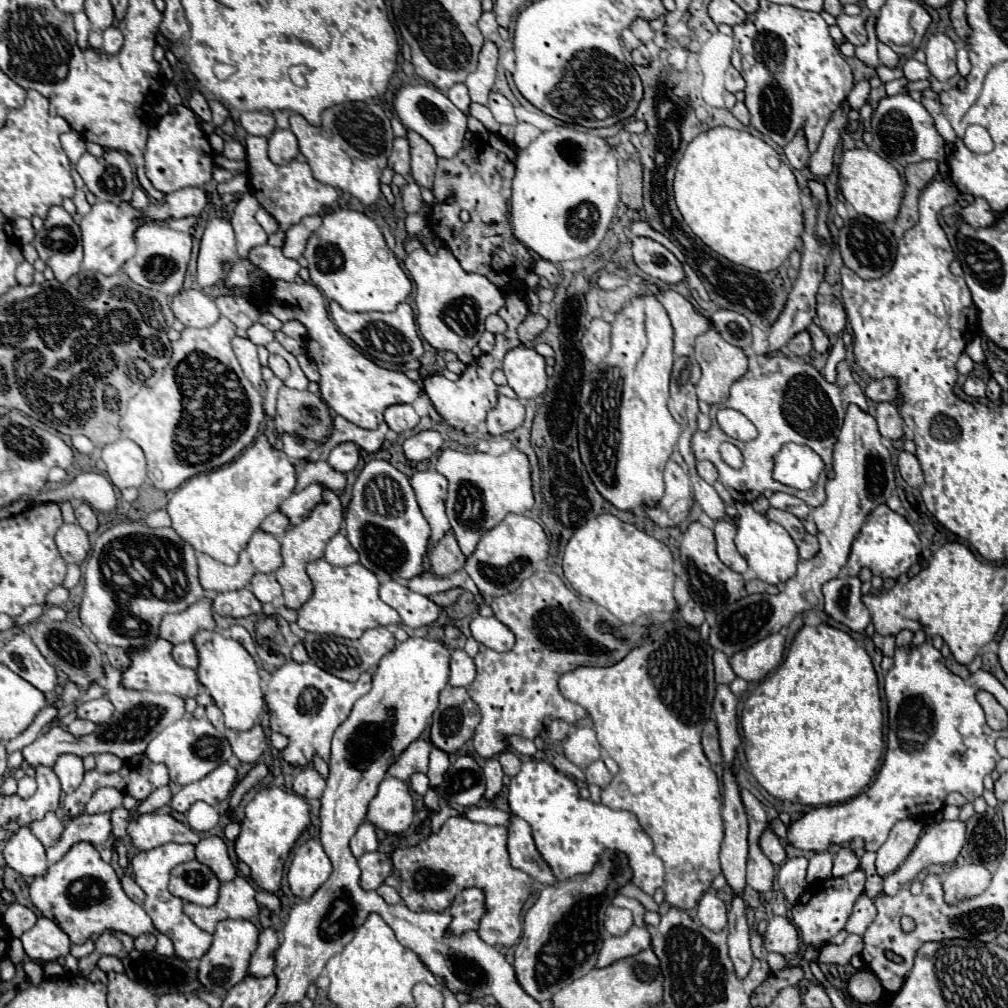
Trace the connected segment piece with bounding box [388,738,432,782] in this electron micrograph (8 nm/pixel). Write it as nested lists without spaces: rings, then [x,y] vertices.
[[[414,740],[400,756],[400,760],[396,760],[396,764],[392,764],[392,768],[388,770],[390,776],[400,778],[404,782],[410,780],[410,776],[414,772],[424,772],[428,770],[428,754],[432,750],[432,744],[428,740]]]

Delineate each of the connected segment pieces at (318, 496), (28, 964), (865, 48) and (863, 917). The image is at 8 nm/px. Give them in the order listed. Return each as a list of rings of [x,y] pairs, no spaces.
[[[312,482],[312,484],[306,486],[304,490],[294,492],[290,498],[286,498],[284,504],[280,506],[280,512],[284,512],[284,514],[290,518],[292,526],[296,526],[296,524],[300,524],[304,518],[310,516],[310,512],[314,510],[316,504],[322,502],[322,492],[324,492],[324,490],[326,490],[324,484]]]
[[[24,958],[22,968],[28,974],[28,978],[30,978],[32,984],[40,984],[40,980],[44,980],[44,970],[42,970],[42,966],[38,962],[34,962],[30,958]]]
[[[871,16],[868,18],[868,24],[866,24],[866,31],[868,35],[868,42],[858,46],[856,48],[856,58],[860,58],[866,66],[878,66],[880,60],[878,60],[878,52],[876,52],[876,44],[878,44],[878,38],[876,38],[875,32],[876,18]]]
[[[861,895],[855,902],[854,910],[852,910],[850,918],[848,918],[846,932],[862,936],[866,932],[866,928],[872,924],[874,918],[876,918],[874,902],[866,895]]]

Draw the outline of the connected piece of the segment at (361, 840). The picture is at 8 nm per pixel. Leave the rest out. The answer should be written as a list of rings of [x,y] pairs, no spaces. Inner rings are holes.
[[[362,824],[358,828],[358,832],[350,840],[350,850],[356,858],[360,858],[364,852],[378,850],[378,838],[376,838],[376,830],[372,828],[372,824]]]

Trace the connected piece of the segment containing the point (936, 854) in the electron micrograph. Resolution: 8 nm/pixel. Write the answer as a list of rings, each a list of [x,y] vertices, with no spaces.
[[[942,820],[942,822],[936,822],[936,824],[928,826],[922,832],[920,840],[916,842],[914,850],[910,852],[910,856],[904,860],[904,864],[894,874],[884,878],[884,894],[896,894],[900,886],[912,882],[916,878],[916,874],[920,870],[928,868],[930,864],[952,864],[958,858],[964,842],[966,842],[966,822],[960,822],[960,820],[952,820],[952,822]]]

